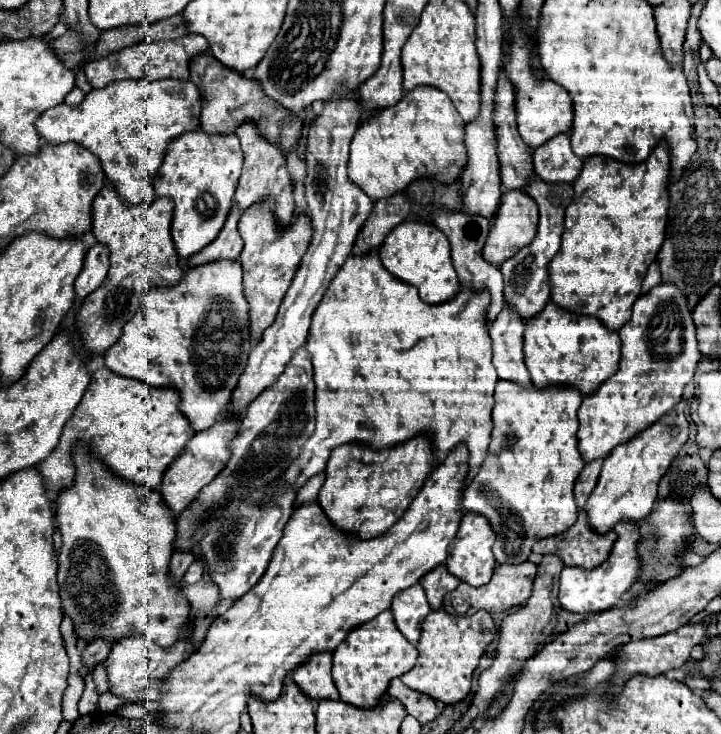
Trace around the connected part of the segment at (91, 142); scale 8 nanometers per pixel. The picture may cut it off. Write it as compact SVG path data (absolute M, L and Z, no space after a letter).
M120 80L92 90L78 106L60 104L46 110L36 122L40 138L58 146L76 142L100 158L102 170L126 206L154 200L152 182L168 144L200 122L200 92L190 80Z

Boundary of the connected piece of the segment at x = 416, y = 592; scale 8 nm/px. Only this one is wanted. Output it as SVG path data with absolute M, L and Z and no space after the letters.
M420 584L410 586L408 590L402 590L396 594L392 600L392 616L396 622L396 628L404 634L404 638L410 644L418 644L420 632L422 632L422 622L430 612L430 604L426 600L424 588Z

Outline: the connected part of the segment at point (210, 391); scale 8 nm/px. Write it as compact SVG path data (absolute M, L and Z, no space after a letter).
M214 262L208 266L190 268L178 286L150 290L140 310L124 326L120 340L104 354L104 364L112 372L128 378L138 378L150 388L174 388L180 392L180 412L188 418L194 430L212 426L232 398L232 390L244 372L252 350L248 322L248 302L242 294L242 270L236 262Z

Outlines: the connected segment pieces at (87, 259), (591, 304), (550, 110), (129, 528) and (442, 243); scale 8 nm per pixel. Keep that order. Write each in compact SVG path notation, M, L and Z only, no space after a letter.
M94 244L86 250L84 256L84 266L80 270L80 276L76 278L76 294L80 298L86 298L92 294L106 278L108 268L110 268L110 250L104 244Z
M660 142L652 154L638 166L628 166L622 164L618 160L612 158L604 158L604 156L590 156L584 160L582 172L580 176L574 180L574 198L570 202L570 206L566 208L566 218L564 218L564 234L562 234L562 246L558 250L558 254L550 260L548 264L548 284L550 284L550 294L552 294L552 302L564 310L570 310L574 314L582 314L582 316L594 316L598 318L608 330L620 330L628 318L632 316L632 304L636 302L636 298L640 296L640 288L642 288L642 280L646 276L648 266L656 260L656 254L660 252L660 242L664 240L664 230L666 230L666 214L668 214L668 180L670 180L670 156L668 156L668 148L664 142Z
M516 16L514 26L508 28L508 34L512 36L512 46L510 46L510 60L506 66L506 74L516 86L516 116L518 116L518 130L520 136L524 138L526 146L532 150L542 146L546 140L550 140L556 134L568 132L572 128L572 118L574 118L574 108L572 108L572 98L570 94L558 86L552 80L536 80L530 68L530 52L532 52L532 42L524 36L522 32L522 20Z
M86 446L74 450L76 482L56 498L56 522L62 534L58 584L62 610L74 622L74 634L82 642L94 640L118 642L130 636L146 636L162 648L170 648L184 638L184 630L192 626L190 602L182 594L182 582L170 578L172 542L176 538L176 514L166 506L160 492L116 478L104 470Z
M402 222L388 234L380 246L382 266L398 280L418 288L418 294L428 304L442 304L460 292L460 282L450 258L448 238L430 224L424 222Z

